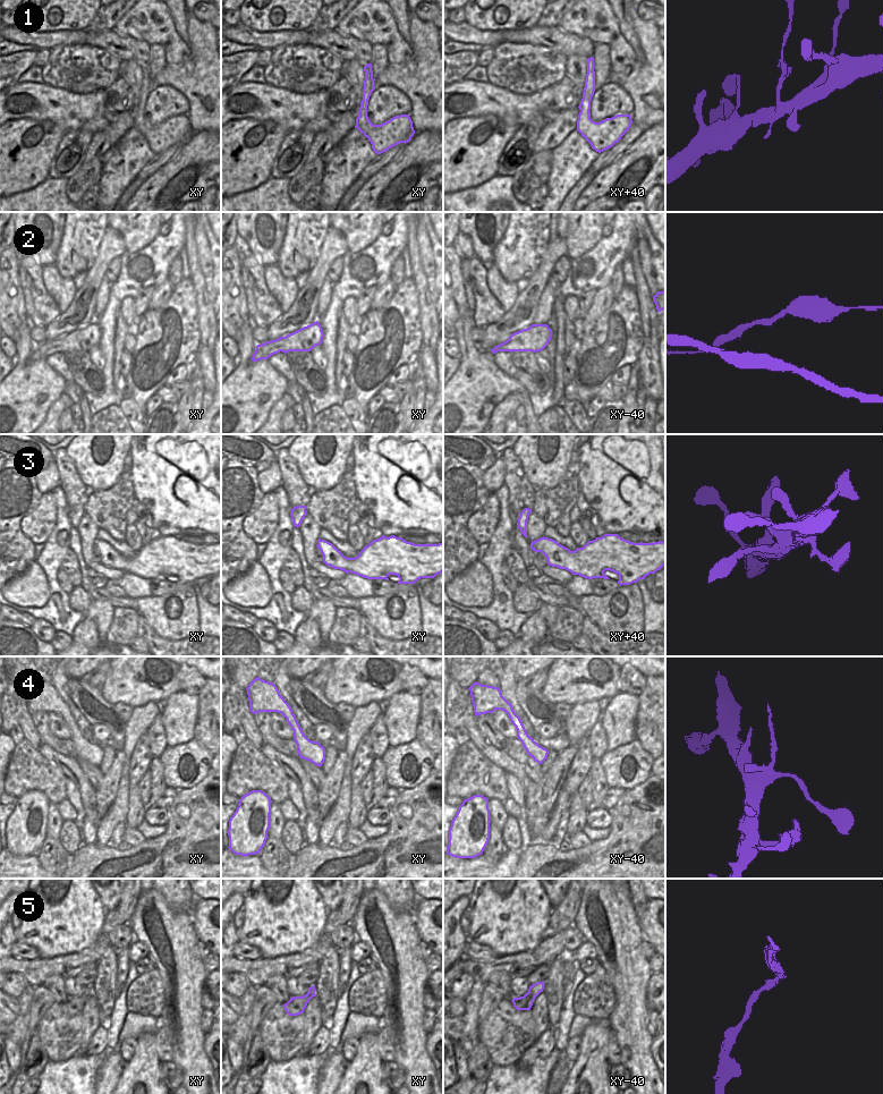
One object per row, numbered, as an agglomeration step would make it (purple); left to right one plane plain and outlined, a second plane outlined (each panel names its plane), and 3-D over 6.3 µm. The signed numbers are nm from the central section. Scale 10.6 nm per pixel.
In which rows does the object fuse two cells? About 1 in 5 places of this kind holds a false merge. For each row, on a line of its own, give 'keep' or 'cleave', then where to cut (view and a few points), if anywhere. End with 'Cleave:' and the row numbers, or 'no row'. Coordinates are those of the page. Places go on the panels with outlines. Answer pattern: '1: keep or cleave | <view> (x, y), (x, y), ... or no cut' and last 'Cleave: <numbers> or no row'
1: cleave | xy+40 (585, 85), (591, 98)
2: keep | no cut
3: keep | no cut
4: keep | no cut
5: keep | no cut
Cleave: 1

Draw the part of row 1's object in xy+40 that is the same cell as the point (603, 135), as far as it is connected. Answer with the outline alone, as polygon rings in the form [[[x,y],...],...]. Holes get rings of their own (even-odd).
[[[585,86],[578,107],[580,112],[577,120],[577,130],[586,138],[593,150],[601,153],[621,139],[630,128],[632,120],[630,115],[617,115],[595,122],[591,119],[591,101],[592,97],[587,92],[587,86]]]

